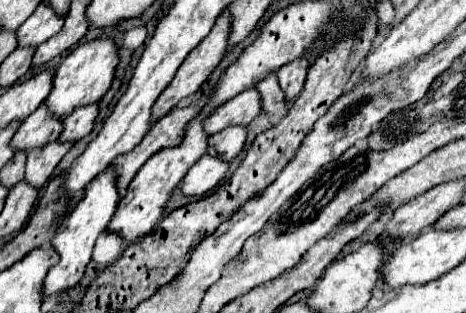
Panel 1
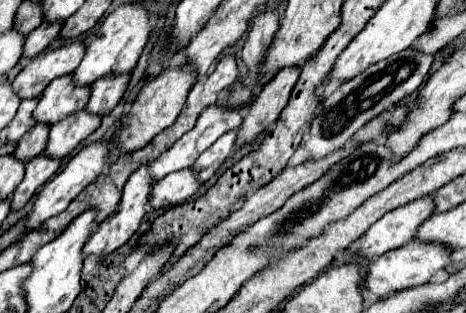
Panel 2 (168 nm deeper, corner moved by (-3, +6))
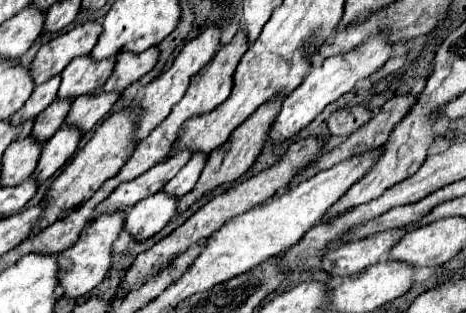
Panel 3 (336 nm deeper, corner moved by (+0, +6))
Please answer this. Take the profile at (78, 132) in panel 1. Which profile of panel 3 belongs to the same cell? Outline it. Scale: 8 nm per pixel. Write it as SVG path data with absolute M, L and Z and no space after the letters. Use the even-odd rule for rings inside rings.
M151 46L149 50L141 52L141 54L119 54L113 74L107 80L107 84L103 86L105 92L123 92L127 86L131 86L133 82L137 82L141 76L145 76L157 62L157 48Z

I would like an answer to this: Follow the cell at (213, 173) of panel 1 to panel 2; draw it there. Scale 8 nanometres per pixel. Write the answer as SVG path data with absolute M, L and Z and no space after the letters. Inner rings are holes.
M186 168L182 172L172 172L170 176L158 180L158 184L152 186L150 206L154 210L166 206L178 206L188 198L192 198L198 190L200 190L198 176L194 176L192 168Z

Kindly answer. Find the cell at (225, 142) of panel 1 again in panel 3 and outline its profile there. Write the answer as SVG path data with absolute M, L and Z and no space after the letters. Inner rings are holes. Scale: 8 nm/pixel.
M195 152L193 158L179 170L179 174L163 186L163 190L173 194L173 196L179 196L179 198L185 196L195 186L197 178L199 178L199 172L203 170L205 162L207 162L207 156L203 156L203 152Z

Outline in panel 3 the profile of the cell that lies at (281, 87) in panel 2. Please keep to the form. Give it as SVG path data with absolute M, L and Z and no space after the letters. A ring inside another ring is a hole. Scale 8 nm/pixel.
M279 96L279 100L271 100L271 104L263 104L263 108L259 108L259 112L255 112L255 116L251 116L251 120L245 120L231 136L231 140L227 140L227 148L219 148L219 152L211 152L195 188L183 196L179 200L179 212L187 210L195 200L199 200L205 192L211 192L213 188L217 188L219 184L229 184L233 180L237 180L239 176L243 176L247 172L247 168L255 162L255 158L259 156L259 152L263 150L263 140L267 140L267 128L271 128L271 120L275 120L275 112L279 112L279 104L283 104L283 96Z

